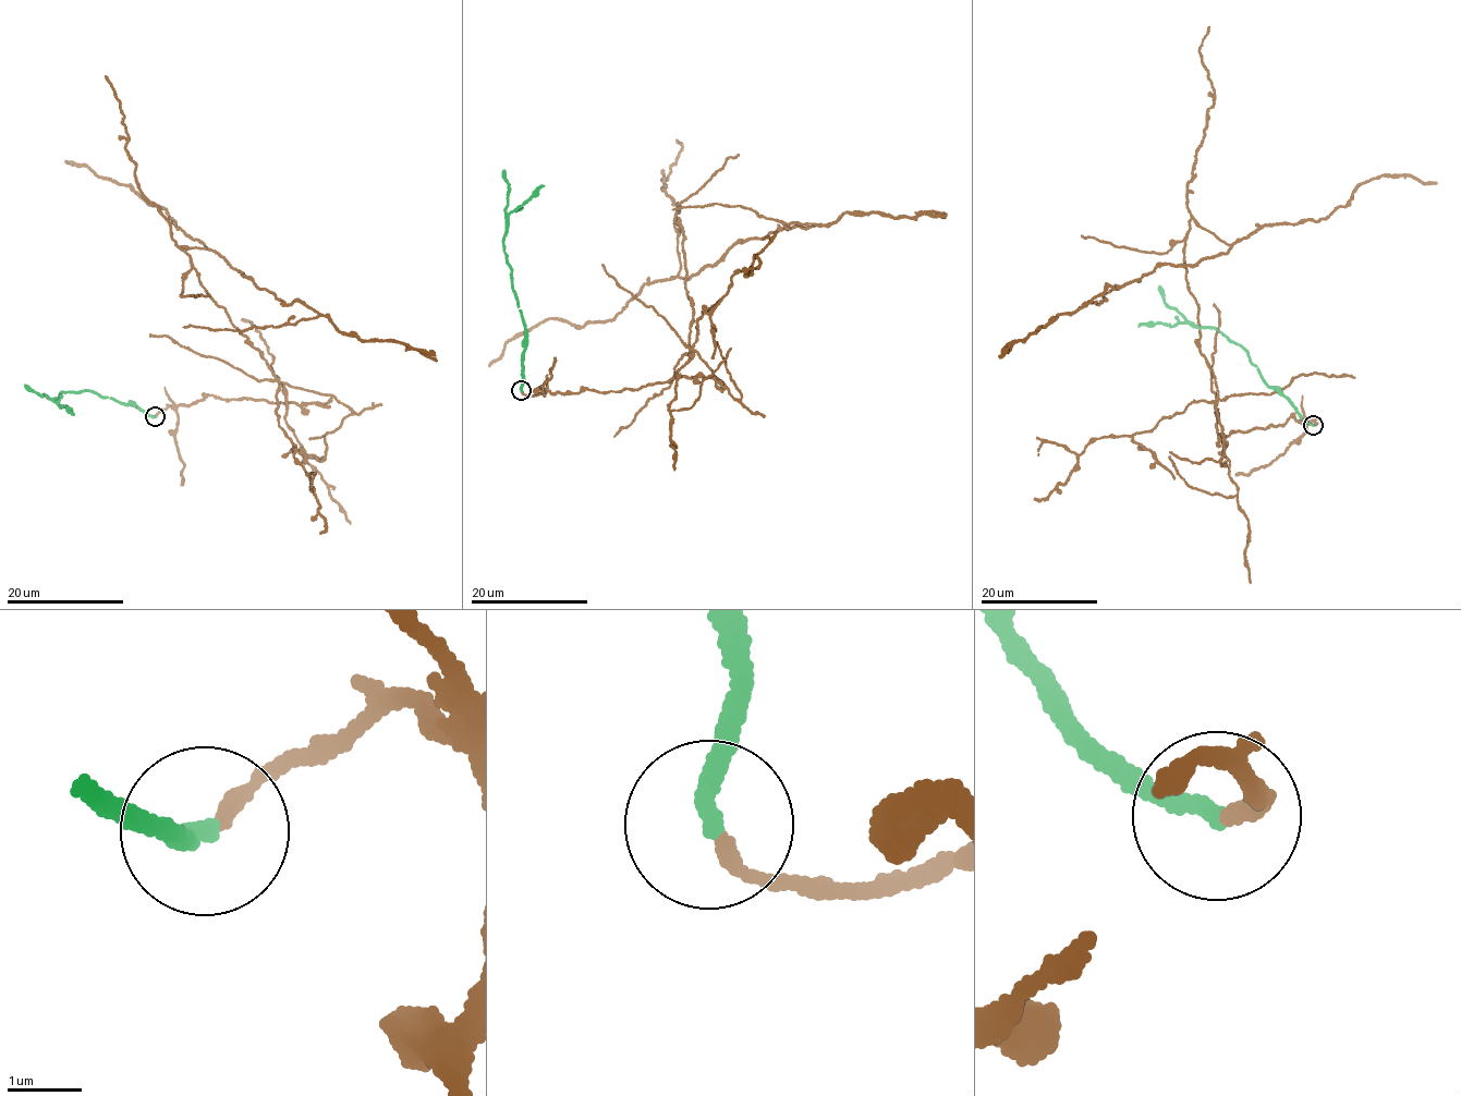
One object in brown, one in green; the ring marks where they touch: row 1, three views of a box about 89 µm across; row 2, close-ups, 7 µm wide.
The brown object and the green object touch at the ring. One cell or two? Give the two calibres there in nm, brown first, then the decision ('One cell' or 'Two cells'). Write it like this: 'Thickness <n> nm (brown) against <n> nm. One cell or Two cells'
Thickness 190 nm (brown) against 260 nm. Two cells

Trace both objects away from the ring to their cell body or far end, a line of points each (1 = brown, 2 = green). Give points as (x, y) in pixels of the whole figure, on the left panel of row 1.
1: (156, 415), (212, 394), (330, 398), (274, 375), (179, 246), (215, 251), (317, 314), (183, 327)
2: (154, 416), (93, 391), (62, 392), (55, 401), (74, 414)

